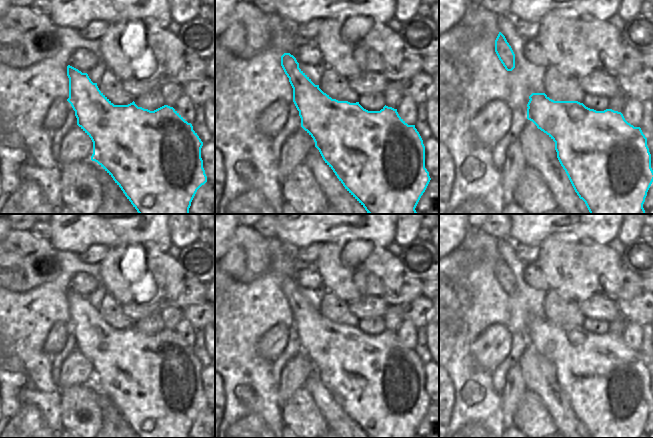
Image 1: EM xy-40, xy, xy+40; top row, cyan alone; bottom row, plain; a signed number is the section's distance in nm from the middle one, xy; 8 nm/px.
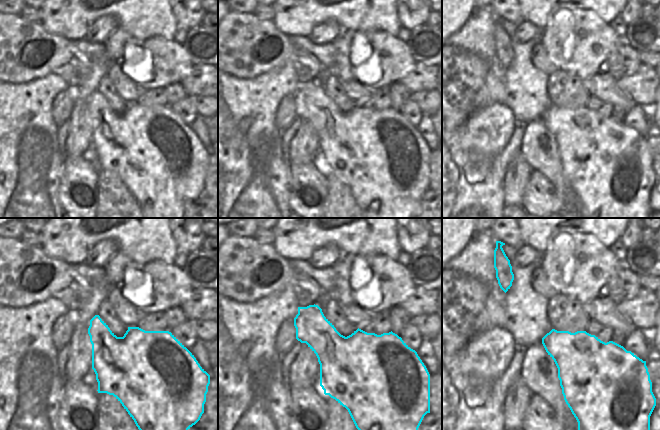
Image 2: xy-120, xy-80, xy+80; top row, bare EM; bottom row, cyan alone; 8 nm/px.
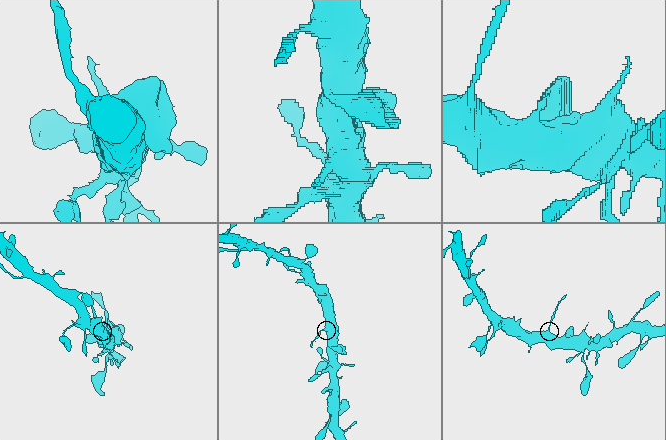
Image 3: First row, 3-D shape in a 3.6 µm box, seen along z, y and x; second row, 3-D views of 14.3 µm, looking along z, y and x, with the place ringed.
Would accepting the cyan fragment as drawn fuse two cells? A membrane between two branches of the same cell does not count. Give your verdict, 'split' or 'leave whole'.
split

